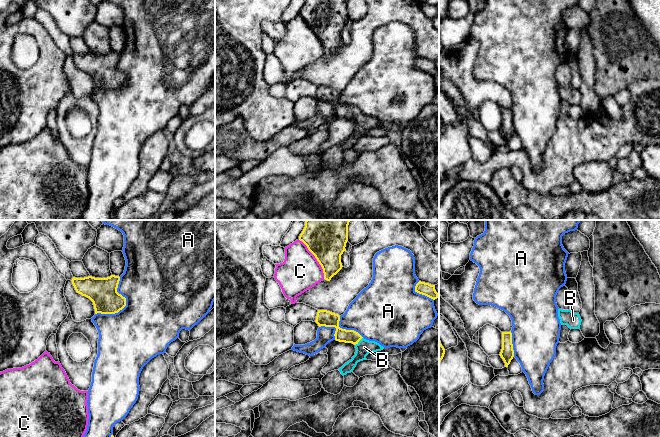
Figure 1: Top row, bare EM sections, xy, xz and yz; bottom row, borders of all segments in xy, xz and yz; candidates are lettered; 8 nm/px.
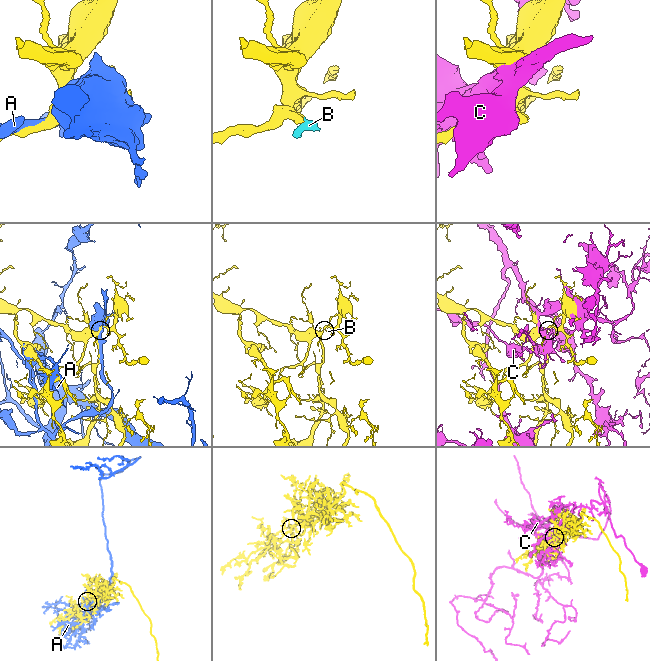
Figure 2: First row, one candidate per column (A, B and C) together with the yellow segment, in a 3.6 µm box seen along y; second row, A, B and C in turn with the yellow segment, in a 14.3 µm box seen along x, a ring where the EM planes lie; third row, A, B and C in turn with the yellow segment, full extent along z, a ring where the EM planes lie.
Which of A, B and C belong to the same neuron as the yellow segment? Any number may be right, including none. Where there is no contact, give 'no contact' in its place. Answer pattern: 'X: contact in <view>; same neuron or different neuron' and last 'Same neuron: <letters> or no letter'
A: contact in xy; different neuron
B: contact in xz; same neuron
C: contact in xz; different neuron
Same neuron: B

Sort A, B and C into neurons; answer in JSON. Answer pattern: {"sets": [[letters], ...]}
{"sets": [["A"], ["B"], ["C"]]}

